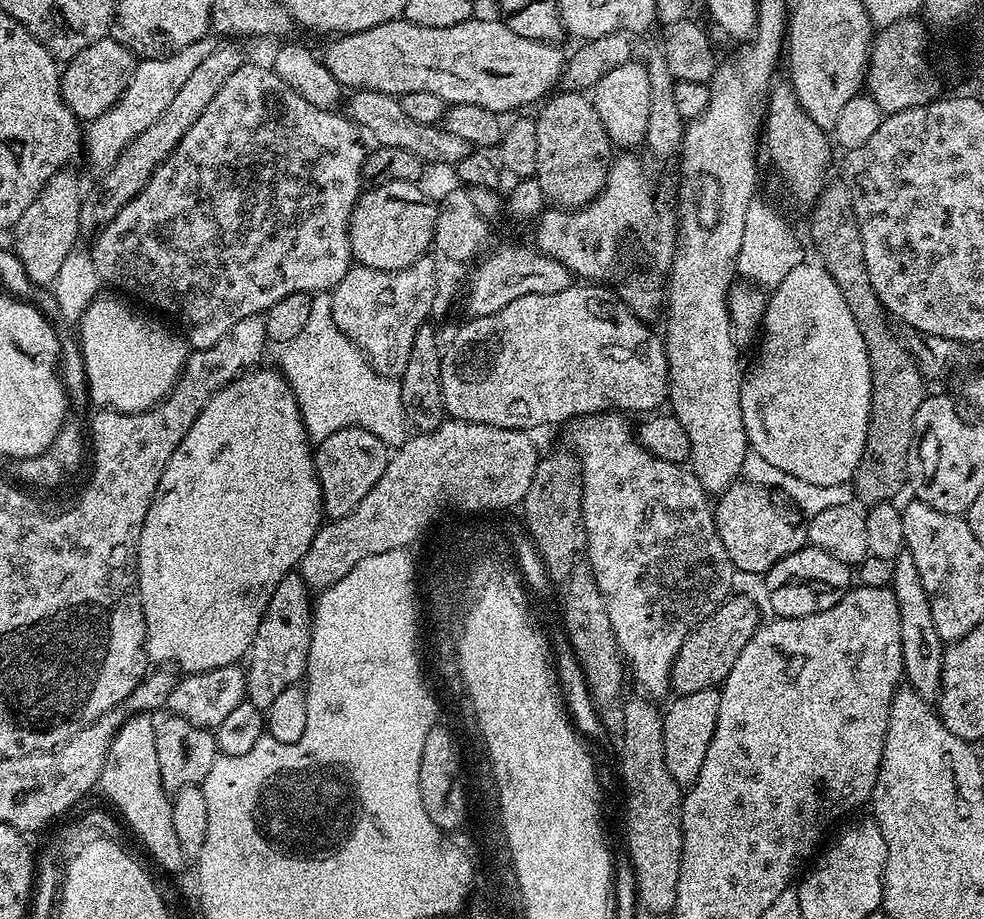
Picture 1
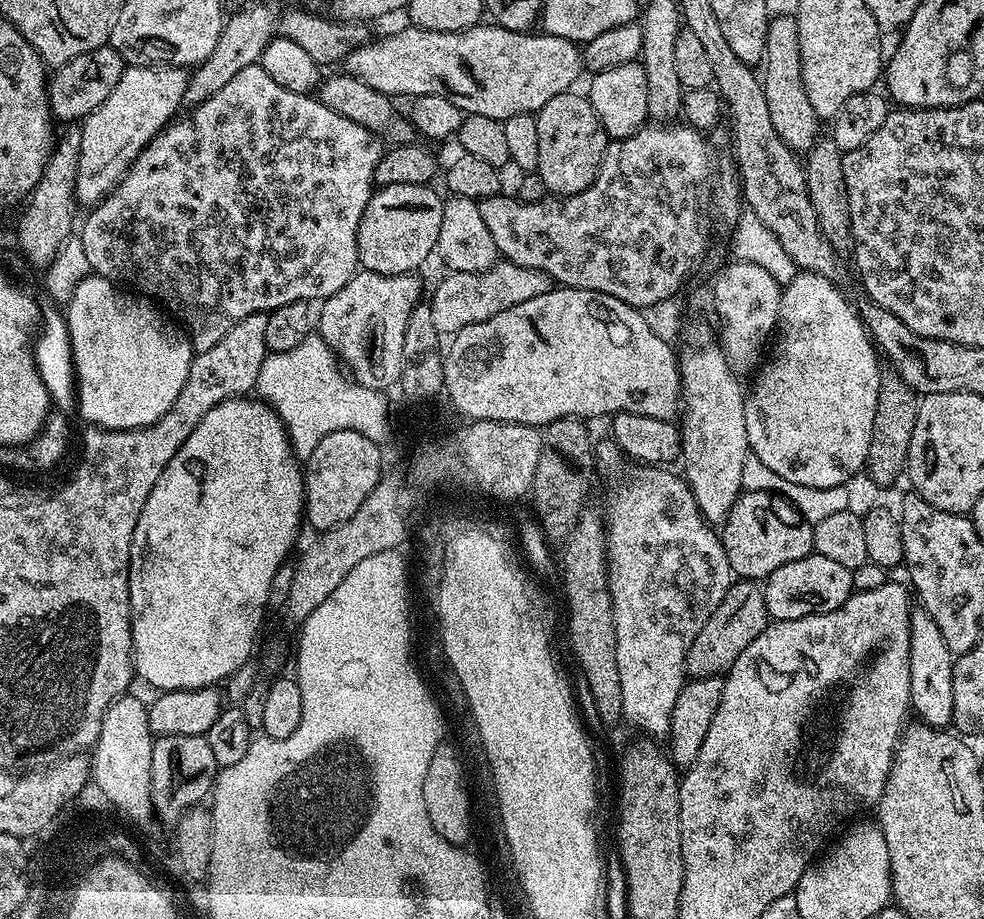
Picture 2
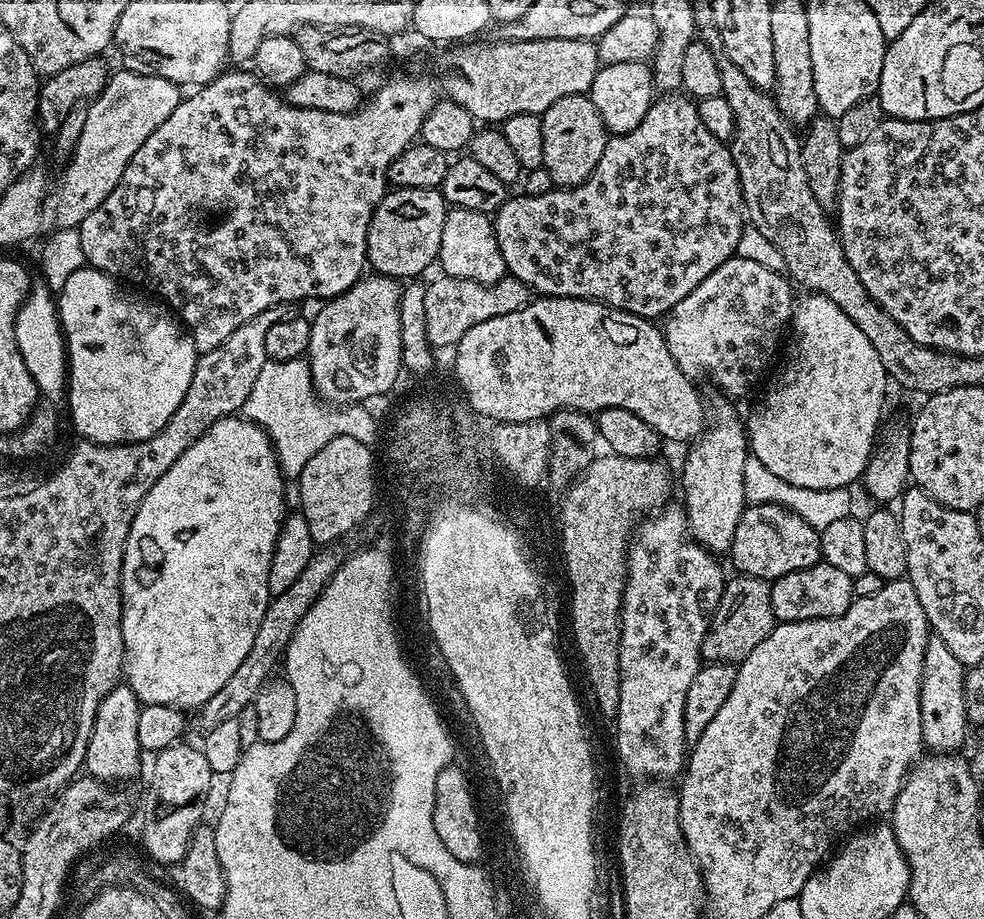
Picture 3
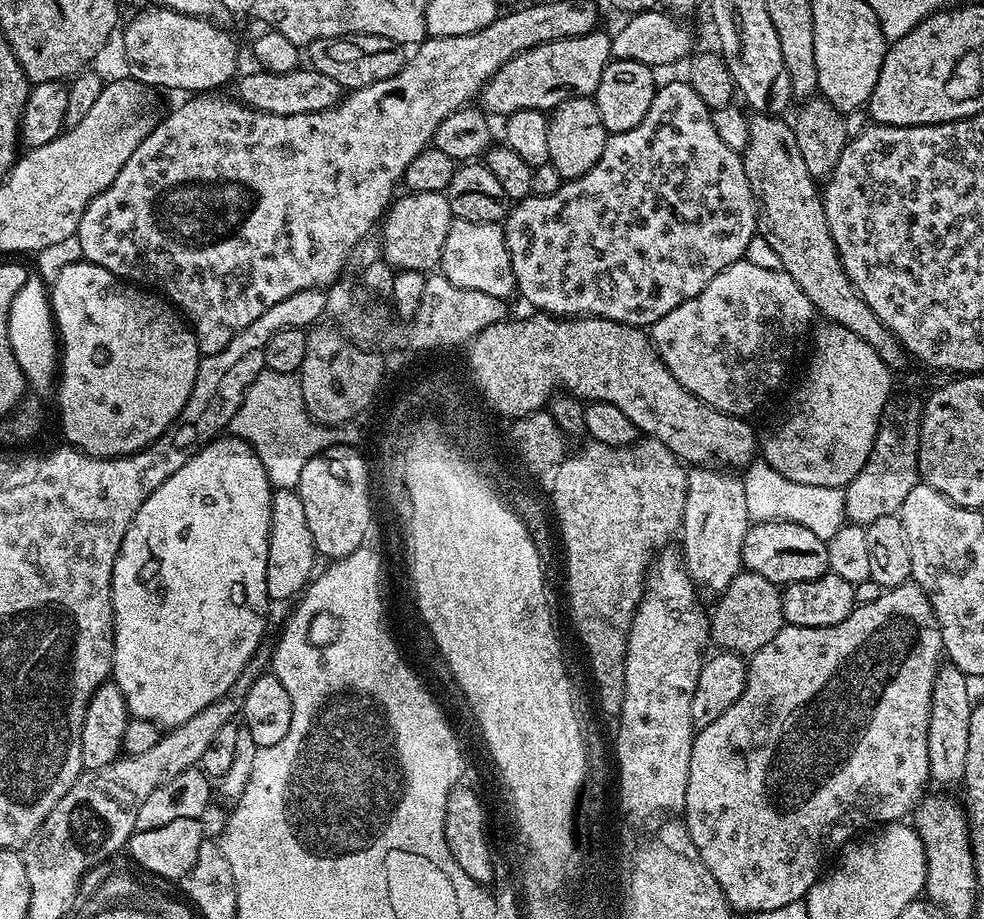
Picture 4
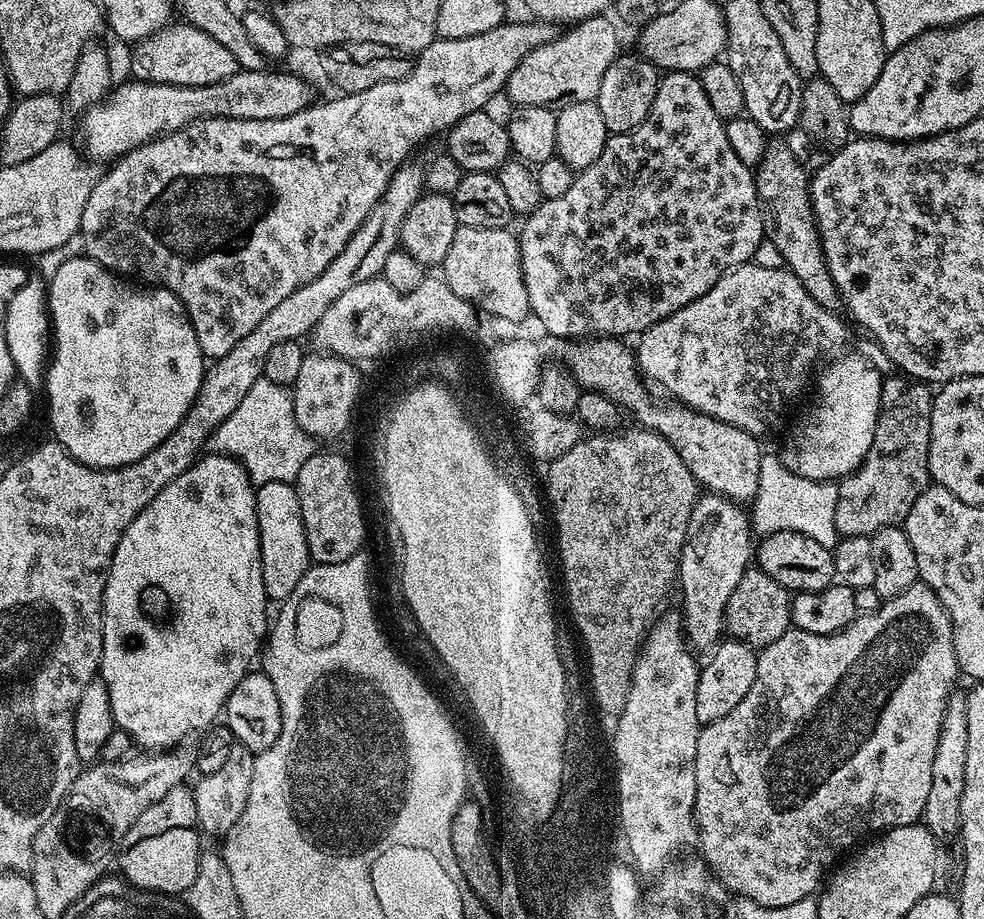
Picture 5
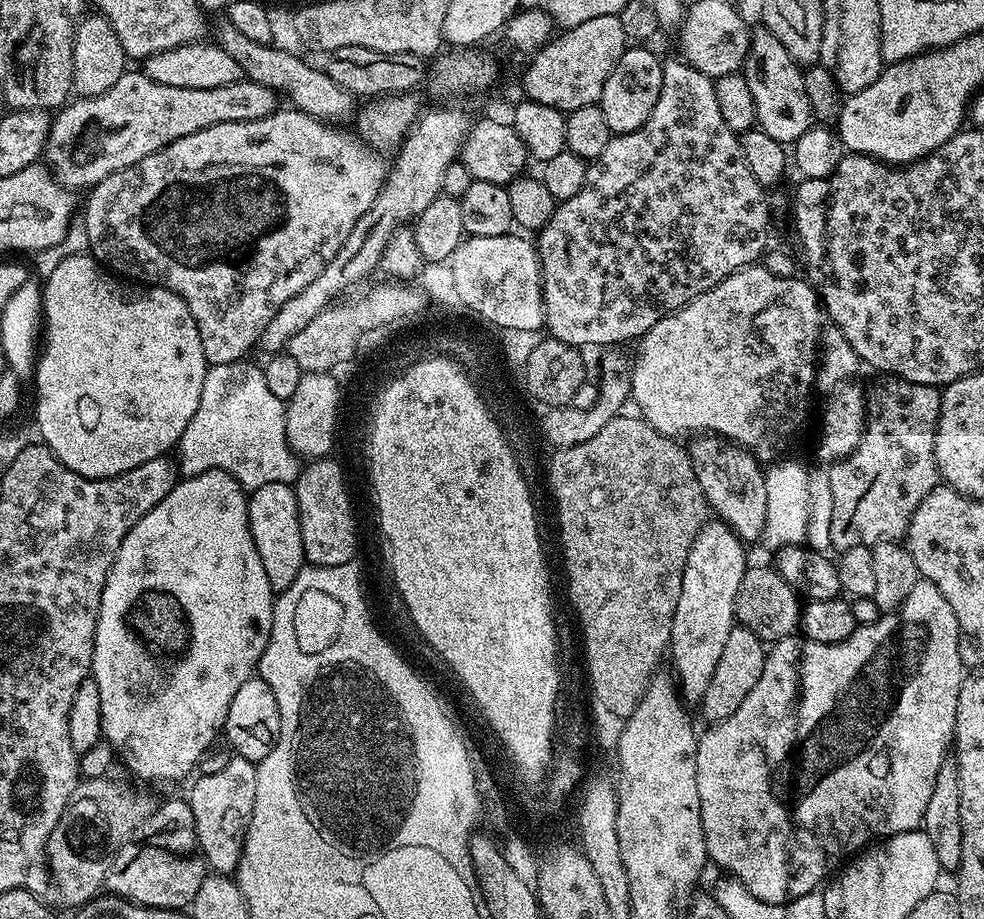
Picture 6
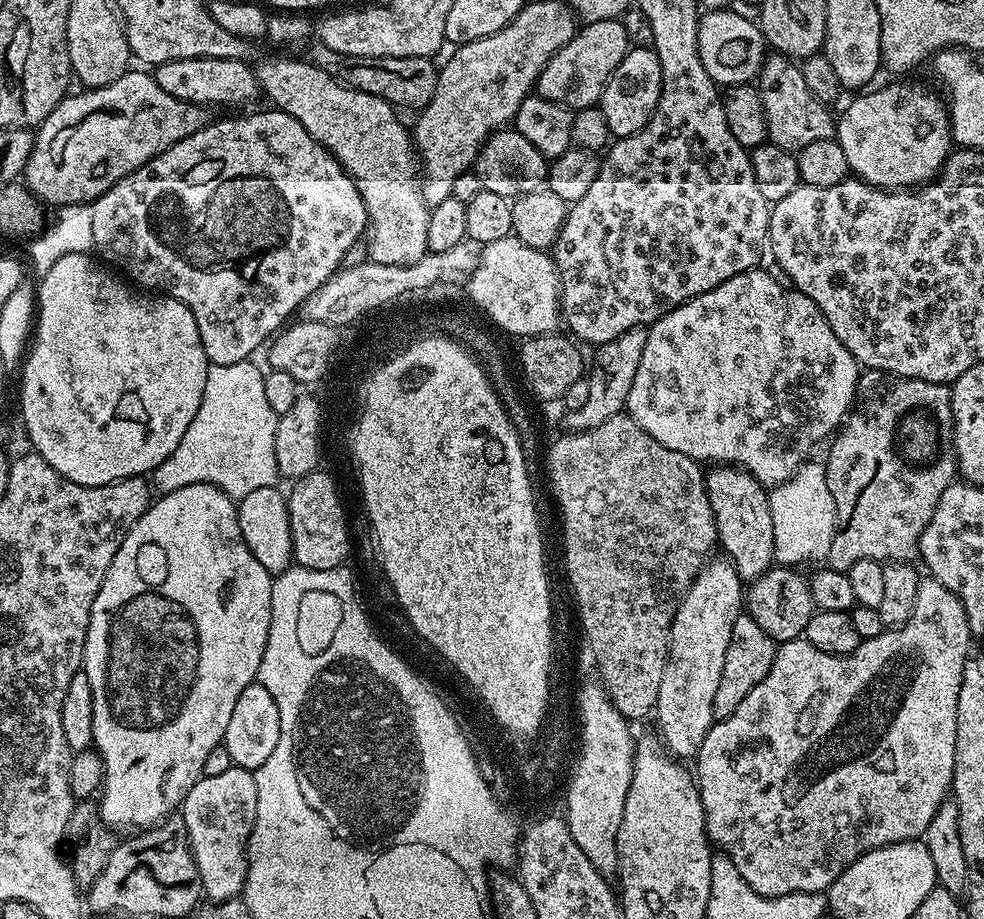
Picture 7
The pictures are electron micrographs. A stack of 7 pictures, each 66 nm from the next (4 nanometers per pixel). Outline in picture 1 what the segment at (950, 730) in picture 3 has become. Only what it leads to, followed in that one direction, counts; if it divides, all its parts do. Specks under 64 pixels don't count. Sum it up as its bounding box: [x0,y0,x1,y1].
[890,550,946,701]

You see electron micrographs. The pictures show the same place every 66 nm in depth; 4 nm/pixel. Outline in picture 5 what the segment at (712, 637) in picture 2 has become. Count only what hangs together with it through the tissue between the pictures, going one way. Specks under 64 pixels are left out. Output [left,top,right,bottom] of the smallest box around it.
[724,566,792,650]

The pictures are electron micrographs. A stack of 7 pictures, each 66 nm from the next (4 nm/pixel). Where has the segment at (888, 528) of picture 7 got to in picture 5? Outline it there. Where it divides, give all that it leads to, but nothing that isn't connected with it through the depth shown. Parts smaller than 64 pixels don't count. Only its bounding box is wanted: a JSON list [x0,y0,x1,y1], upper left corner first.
[834,374,933,537]

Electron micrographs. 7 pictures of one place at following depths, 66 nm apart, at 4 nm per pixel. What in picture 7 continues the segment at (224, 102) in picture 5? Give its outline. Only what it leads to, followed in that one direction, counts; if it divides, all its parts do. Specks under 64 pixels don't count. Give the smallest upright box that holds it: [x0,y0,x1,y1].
[23,70,210,206]

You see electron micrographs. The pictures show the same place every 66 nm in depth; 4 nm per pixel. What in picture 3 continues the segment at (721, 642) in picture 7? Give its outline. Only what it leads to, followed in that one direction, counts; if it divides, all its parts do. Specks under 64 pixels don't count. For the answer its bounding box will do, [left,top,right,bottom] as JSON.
[678,404,750,554]

